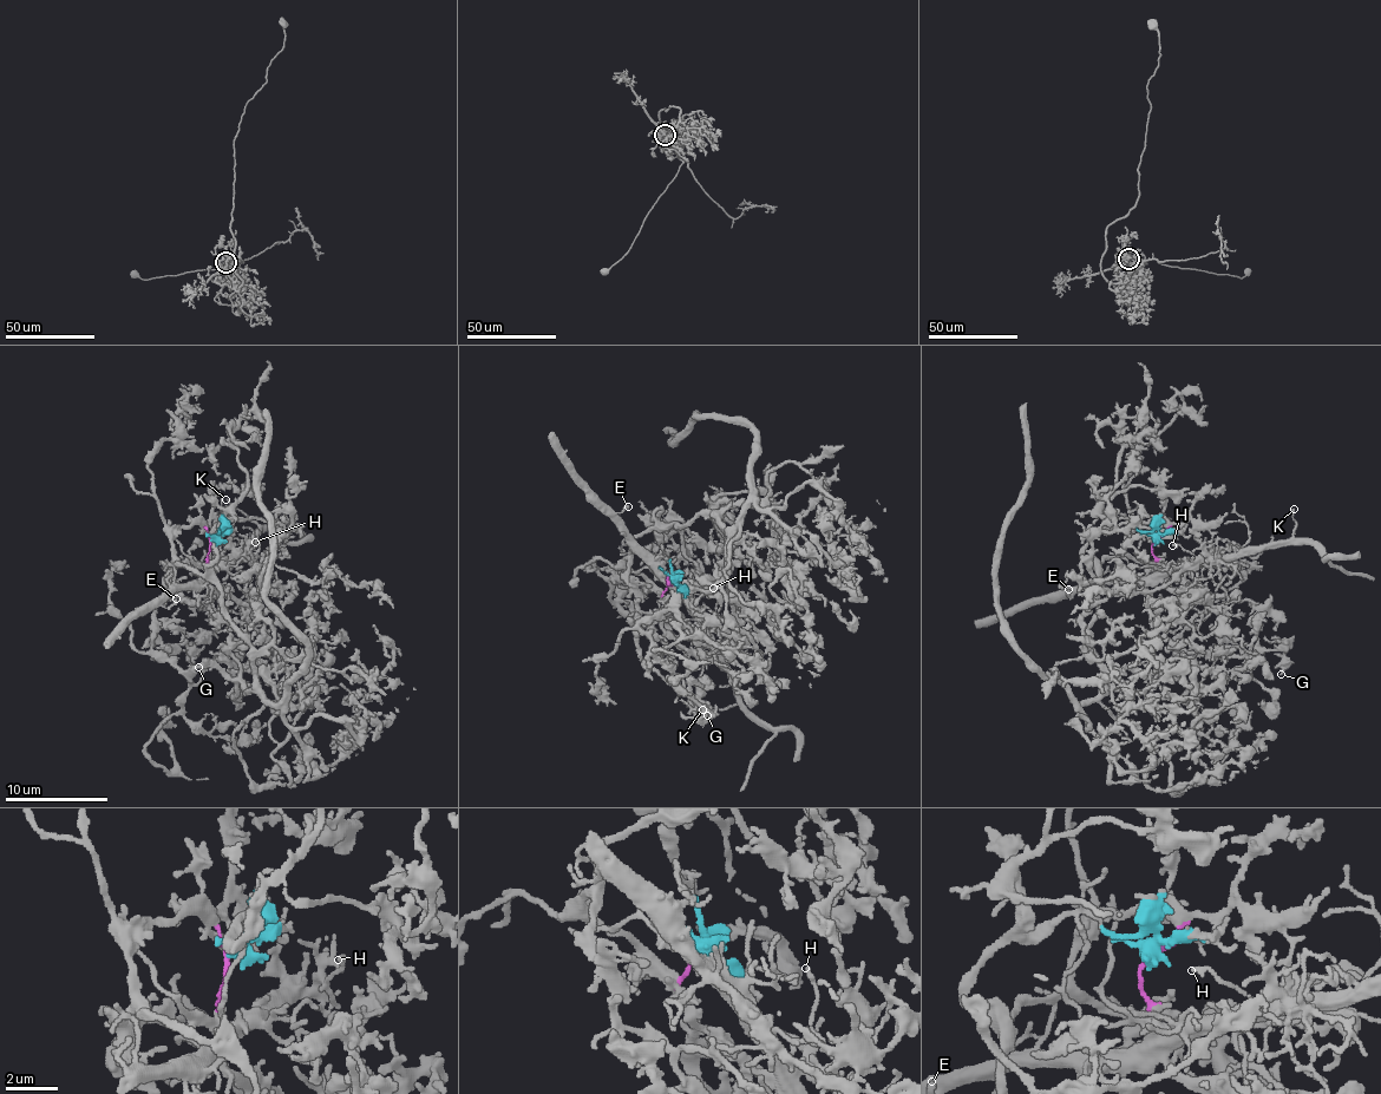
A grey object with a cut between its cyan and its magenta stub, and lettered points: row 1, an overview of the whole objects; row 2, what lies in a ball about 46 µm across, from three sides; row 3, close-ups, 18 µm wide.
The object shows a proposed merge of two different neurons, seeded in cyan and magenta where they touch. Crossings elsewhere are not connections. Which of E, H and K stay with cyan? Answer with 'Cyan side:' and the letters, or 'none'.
Cyan side: none

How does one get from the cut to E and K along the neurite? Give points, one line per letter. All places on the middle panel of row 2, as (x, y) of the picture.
E: (667, 582), (617, 516), (627, 508)
K: (667, 582), (667, 578), (704, 631), (704, 642), (731, 681), (739, 701), (704, 709)

